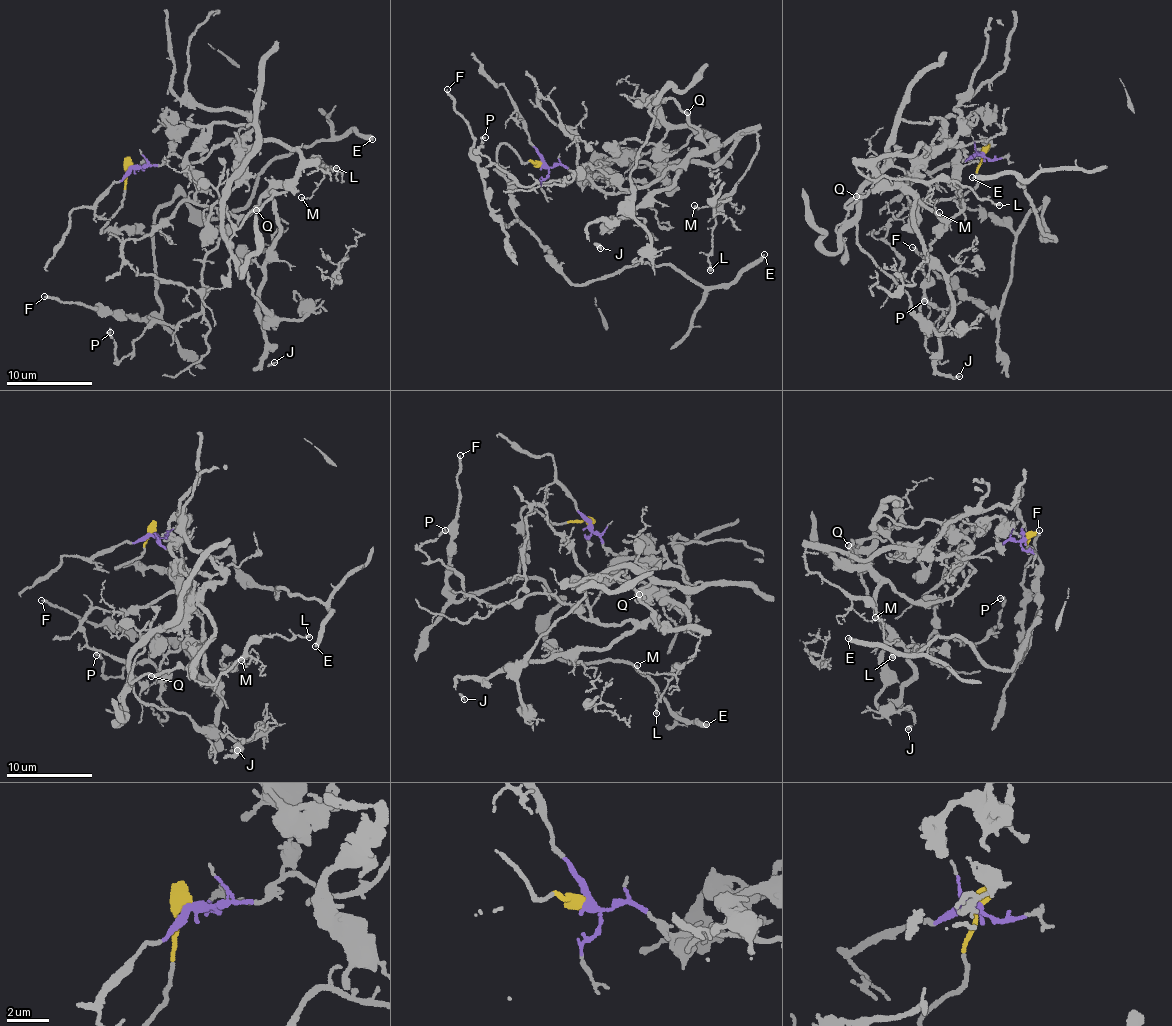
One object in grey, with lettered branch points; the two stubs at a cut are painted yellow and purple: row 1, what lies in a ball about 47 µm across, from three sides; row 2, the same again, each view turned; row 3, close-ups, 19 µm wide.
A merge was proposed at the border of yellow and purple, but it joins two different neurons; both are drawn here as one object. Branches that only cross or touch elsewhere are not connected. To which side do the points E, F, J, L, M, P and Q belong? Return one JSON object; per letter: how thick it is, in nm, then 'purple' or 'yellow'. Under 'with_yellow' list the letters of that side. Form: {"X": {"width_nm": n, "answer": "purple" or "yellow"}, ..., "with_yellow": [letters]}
{"E": {"width_nm": 320, "answer": "yellow"}, "F": {"width_nm": 180, "answer": "yellow"}, "J": {"width_nm": 220, "answer": "purple"}, "L": {"width_nm": 200, "answer": "purple"}, "M": {"width_nm": 140, "answer": "purple"}, "P": {"width_nm": 110, "answer": "purple"}, "Q": {"width_nm": 280, "answer": "purple"}, "with_yellow": ["E", "F"]}

